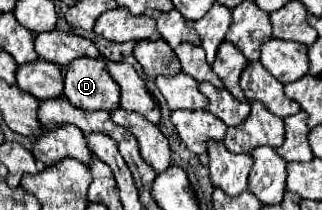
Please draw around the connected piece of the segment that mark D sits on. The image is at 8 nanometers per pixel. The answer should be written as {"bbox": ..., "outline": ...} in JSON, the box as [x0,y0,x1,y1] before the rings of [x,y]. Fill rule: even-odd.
{"bbox":[64,59,120,111],"outline":[[[76,59],[72,67],[64,69],[64,97],[84,111],[116,111],[120,107],[120,89],[114,79],[104,71],[104,59]]]}

